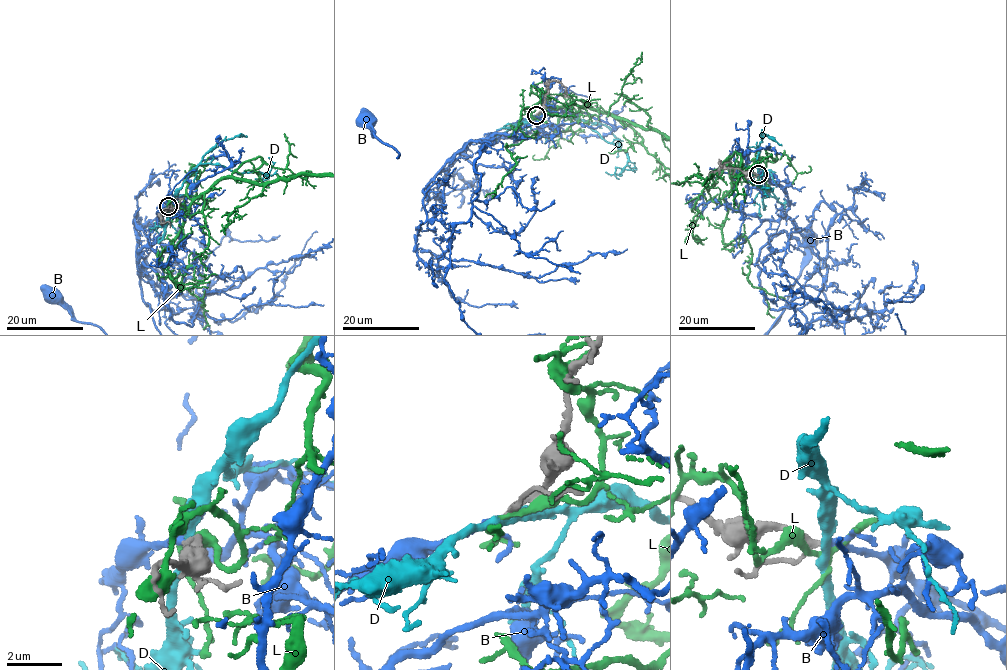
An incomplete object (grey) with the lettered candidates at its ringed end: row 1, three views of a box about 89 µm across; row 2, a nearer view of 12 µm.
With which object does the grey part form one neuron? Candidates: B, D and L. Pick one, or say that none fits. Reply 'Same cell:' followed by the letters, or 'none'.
Same cell: B

